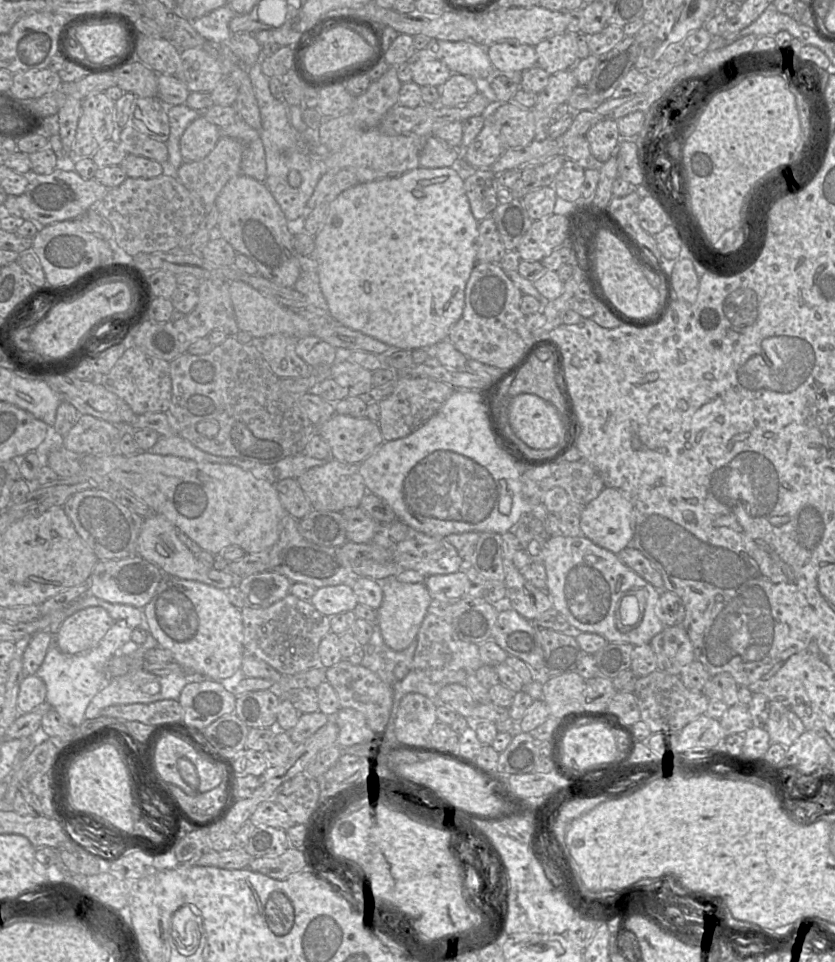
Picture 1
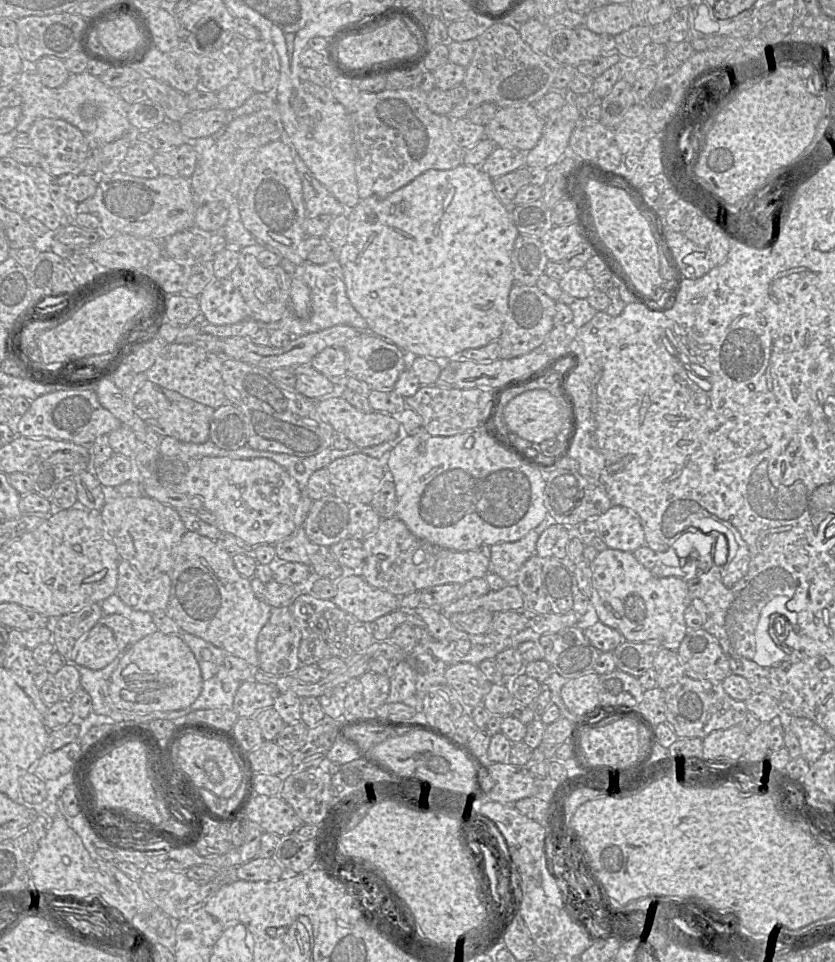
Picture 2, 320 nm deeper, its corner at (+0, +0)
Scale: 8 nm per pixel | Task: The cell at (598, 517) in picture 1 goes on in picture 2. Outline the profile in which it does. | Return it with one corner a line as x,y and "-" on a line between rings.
611,506
595,519
597,534
607,548
633,552
645,545
645,534
639,516
623,506

